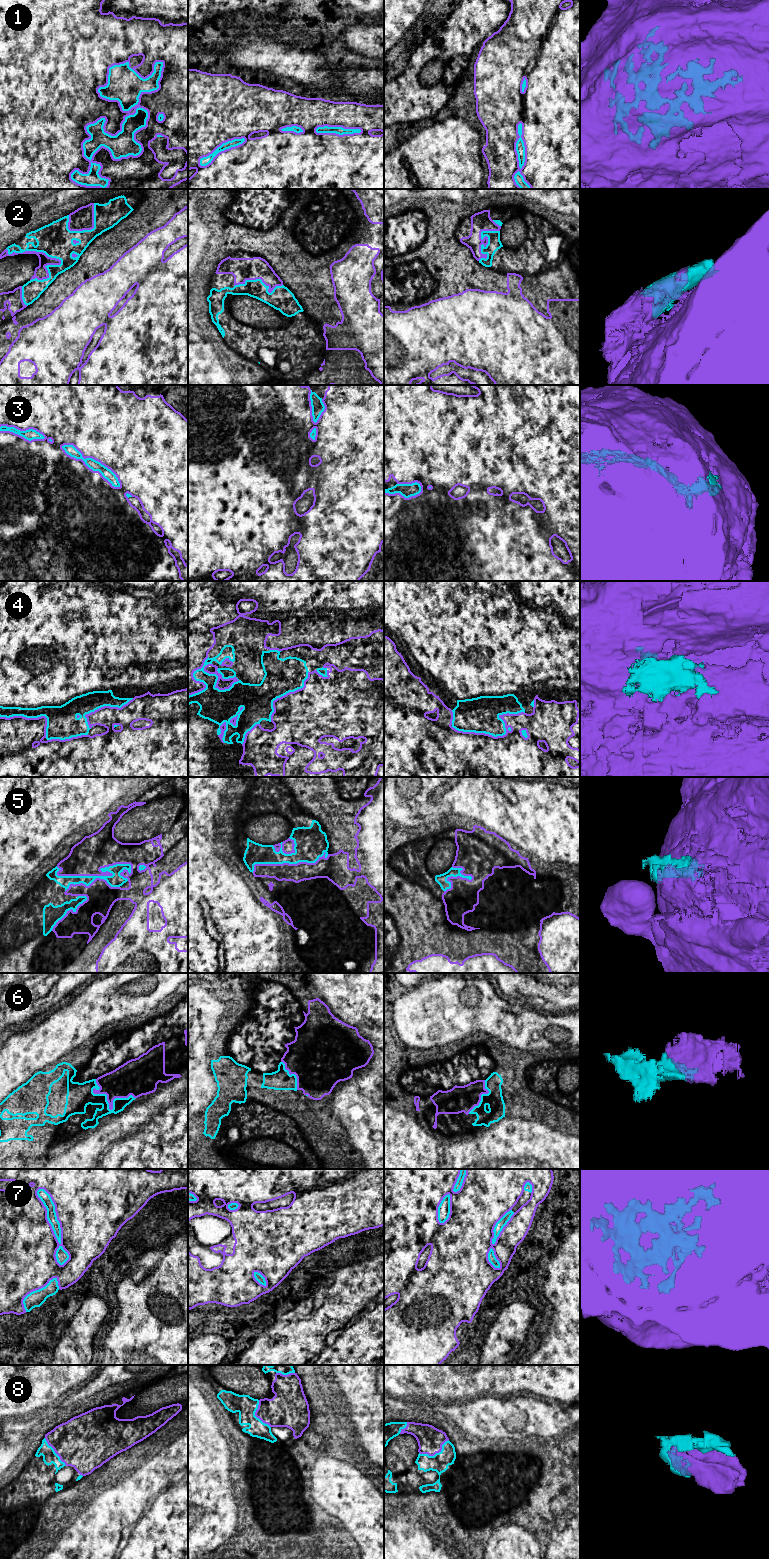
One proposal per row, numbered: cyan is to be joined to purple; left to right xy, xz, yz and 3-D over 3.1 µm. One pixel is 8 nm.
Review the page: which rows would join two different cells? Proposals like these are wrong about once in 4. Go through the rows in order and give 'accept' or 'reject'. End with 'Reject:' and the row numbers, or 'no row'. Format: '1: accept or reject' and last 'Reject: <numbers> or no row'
1: accept
2: reject
3: accept
4: accept
5: reject
6: accept
7: accept
8: accept
Reject: 2, 5

